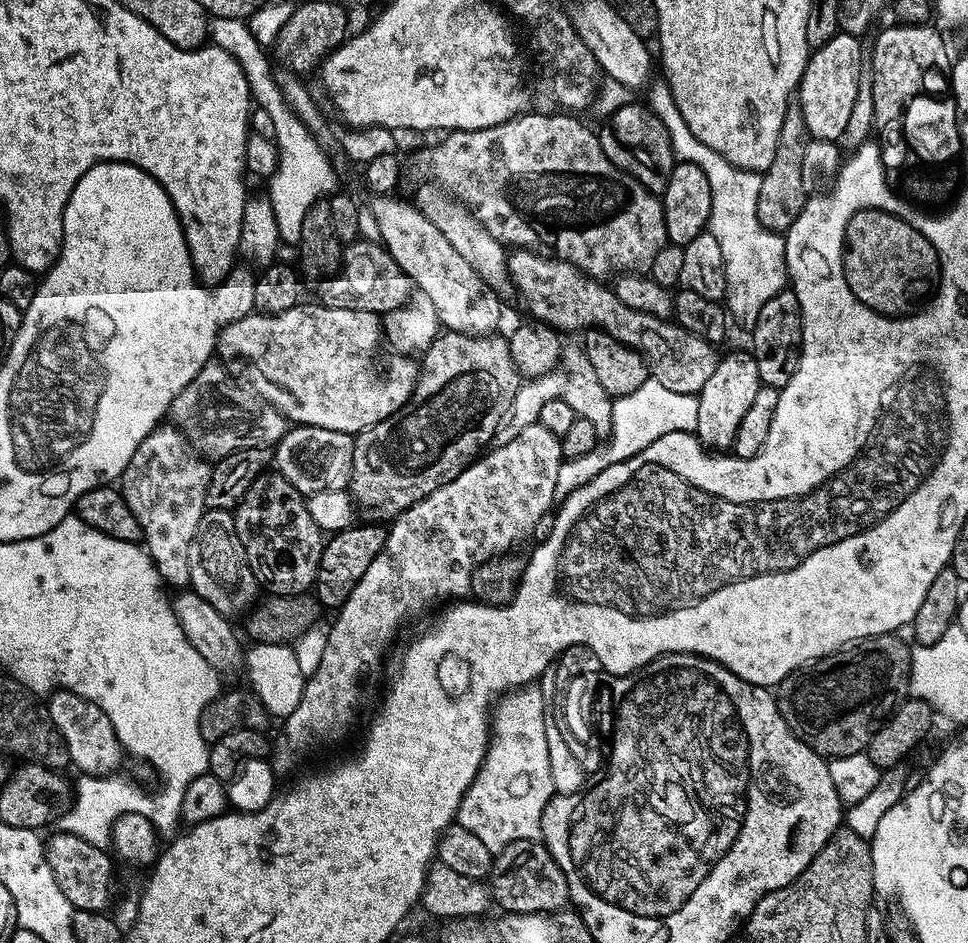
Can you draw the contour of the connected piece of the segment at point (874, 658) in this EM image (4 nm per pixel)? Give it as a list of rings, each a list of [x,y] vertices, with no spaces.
[[[896,634],[868,636],[838,652],[831,652],[821,660],[813,660],[803,668],[794,670],[774,689],[776,705],[782,718],[799,740],[806,742],[820,756],[825,758],[854,755],[864,752],[876,729],[888,719],[893,708],[908,692],[909,645],[900,641]]]

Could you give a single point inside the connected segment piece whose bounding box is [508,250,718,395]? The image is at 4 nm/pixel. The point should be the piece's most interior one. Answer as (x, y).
(560, 295)

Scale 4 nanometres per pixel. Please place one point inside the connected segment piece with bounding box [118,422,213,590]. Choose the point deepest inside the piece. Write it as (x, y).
(165, 483)

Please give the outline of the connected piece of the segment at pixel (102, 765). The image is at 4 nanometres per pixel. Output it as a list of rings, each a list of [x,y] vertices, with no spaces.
[[[59,691],[51,693],[47,697],[46,707],[58,734],[62,734],[62,742],[68,751],[71,767],[73,769],[76,767],[80,774],[84,776],[111,776],[117,771],[117,764],[126,760],[124,748],[118,742],[118,734],[114,734],[114,726],[110,726],[110,718],[106,718],[106,714],[102,714],[102,710],[98,710],[98,706],[94,706],[94,702],[73,692]]]

